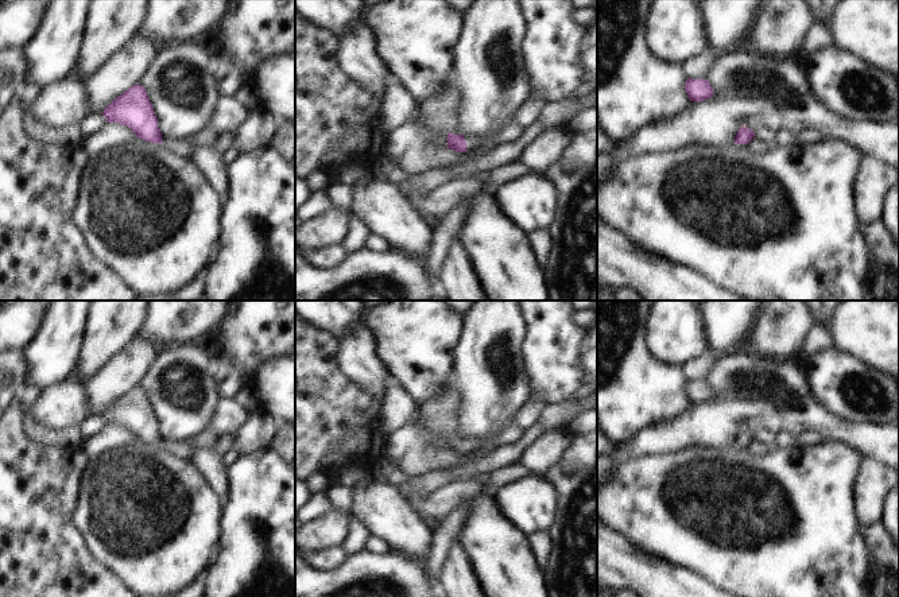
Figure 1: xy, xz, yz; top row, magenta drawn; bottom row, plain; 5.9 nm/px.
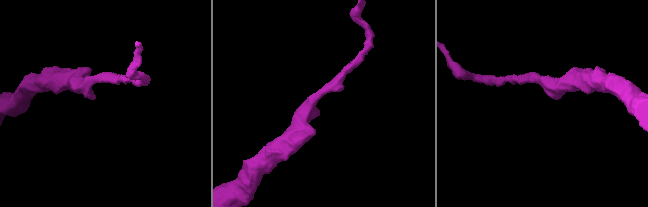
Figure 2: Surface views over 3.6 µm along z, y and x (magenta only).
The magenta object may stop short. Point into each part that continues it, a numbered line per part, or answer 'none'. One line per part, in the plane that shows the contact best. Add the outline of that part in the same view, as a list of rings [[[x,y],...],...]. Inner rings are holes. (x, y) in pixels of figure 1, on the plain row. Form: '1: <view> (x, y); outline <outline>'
1: xz (472, 444); outline [[[500,427],[497,429],[495,433],[491,433],[491,434],[487,434],[484,437],[480,437],[480,438],[464,438],[465,443],[466,443],[466,451],[468,454],[476,451],[476,450],[483,450],[483,445],[484,443],[488,443],[489,439],[493,437],[493,435],[499,435],[500,431],[503,430],[504,427]]]

